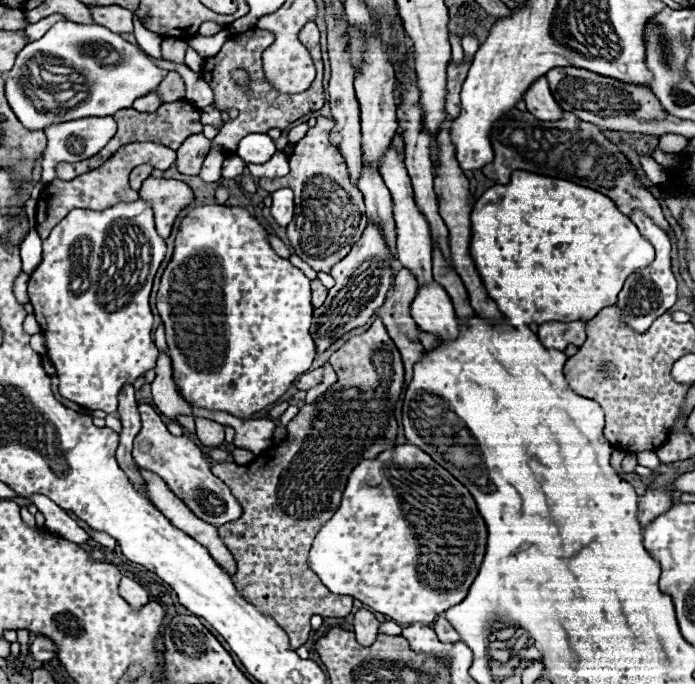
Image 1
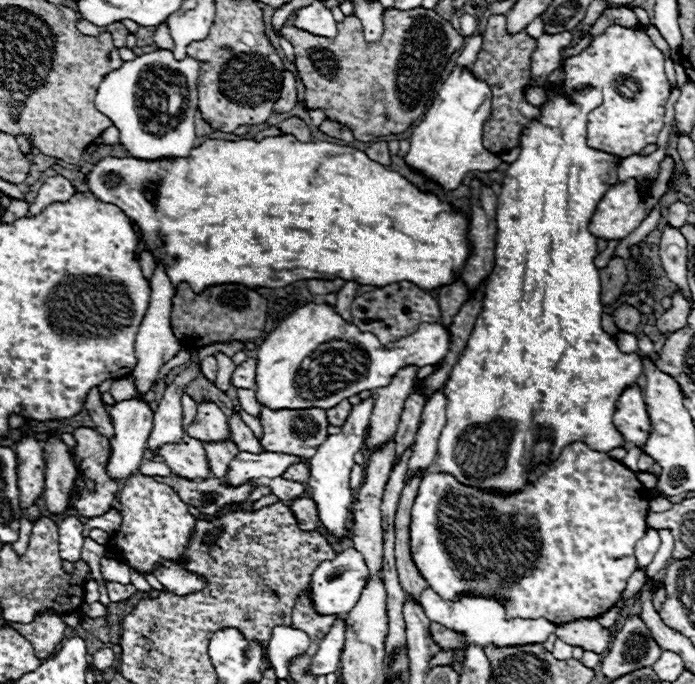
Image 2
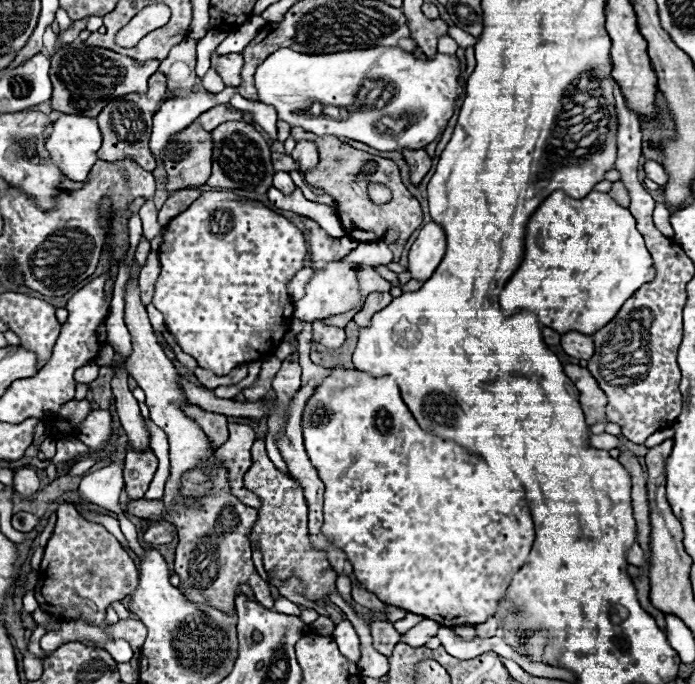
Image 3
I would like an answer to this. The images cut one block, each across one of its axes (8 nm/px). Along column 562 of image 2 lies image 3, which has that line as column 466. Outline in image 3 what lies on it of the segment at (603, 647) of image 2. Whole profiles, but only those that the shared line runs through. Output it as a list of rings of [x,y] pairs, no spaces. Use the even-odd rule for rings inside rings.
[[[459,625],[453,627],[452,630],[454,630],[454,634],[456,634],[458,638],[462,638],[462,640],[470,641],[476,638],[476,628],[474,627],[474,625]]]

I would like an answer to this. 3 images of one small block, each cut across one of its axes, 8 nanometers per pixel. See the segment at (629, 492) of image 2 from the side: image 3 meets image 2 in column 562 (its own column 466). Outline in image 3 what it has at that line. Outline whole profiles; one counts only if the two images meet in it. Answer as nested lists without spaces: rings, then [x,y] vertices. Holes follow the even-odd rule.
[[[336,364],[330,368],[330,374],[326,380],[320,382],[320,386],[314,390],[310,400],[304,406],[302,412],[302,430],[304,430],[304,446],[308,452],[310,462],[318,470],[320,480],[326,486],[324,496],[324,526],[322,534],[332,540],[334,546],[342,548],[348,554],[348,560],[354,566],[356,580],[372,594],[376,594],[384,604],[392,604],[398,608],[404,608],[406,612],[430,618],[440,622],[442,626],[458,626],[458,624],[480,624],[492,618],[498,610],[498,604],[502,602],[502,596],[506,594],[506,588],[510,586],[510,580],[514,578],[514,572],[526,562],[526,556],[530,554],[530,548],[534,544],[534,522],[530,516],[530,508],[524,502],[524,488],[516,486],[508,488],[502,480],[492,476],[484,460],[462,446],[454,444],[452,440],[444,440],[434,434],[426,434],[410,410],[404,406],[400,398],[400,390],[396,382],[390,376],[374,378],[366,372],[358,372],[356,368],[346,370],[344,366]]]

